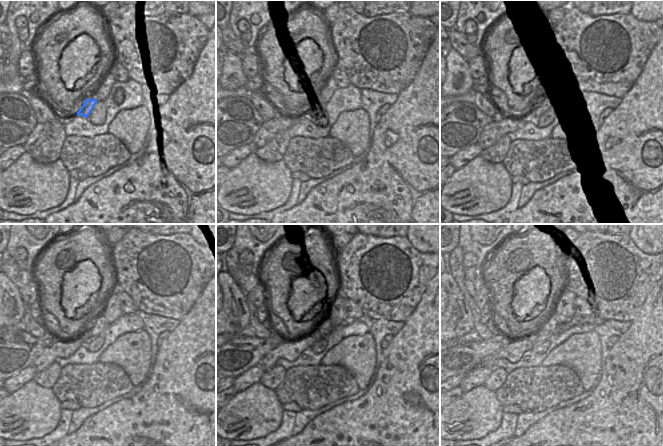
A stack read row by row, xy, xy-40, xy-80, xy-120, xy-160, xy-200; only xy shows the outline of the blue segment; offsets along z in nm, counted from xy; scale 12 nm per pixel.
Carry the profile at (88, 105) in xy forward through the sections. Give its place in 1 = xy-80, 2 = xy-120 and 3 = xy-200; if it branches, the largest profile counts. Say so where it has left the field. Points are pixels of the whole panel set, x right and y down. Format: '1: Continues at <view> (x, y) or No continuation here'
1: Continues at xy-80 (544, 105)
2: Continues at xy-120 (99, 325)
3: Continues at xy-200 (550, 324).

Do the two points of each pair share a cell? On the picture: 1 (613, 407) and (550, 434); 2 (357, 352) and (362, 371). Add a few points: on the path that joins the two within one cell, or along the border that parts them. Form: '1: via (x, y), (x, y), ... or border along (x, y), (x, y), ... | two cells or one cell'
1: via (597, 423), (586, 434), (566, 434) | one cell
2: via (359, 357), (361, 366) | one cell

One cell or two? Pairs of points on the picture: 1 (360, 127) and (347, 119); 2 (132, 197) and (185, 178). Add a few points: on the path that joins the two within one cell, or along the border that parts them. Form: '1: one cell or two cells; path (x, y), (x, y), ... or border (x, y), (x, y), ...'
1: one cell; path (357, 127), (350, 122)
2: one cell; path (145, 195), (160, 180), (172, 179)

